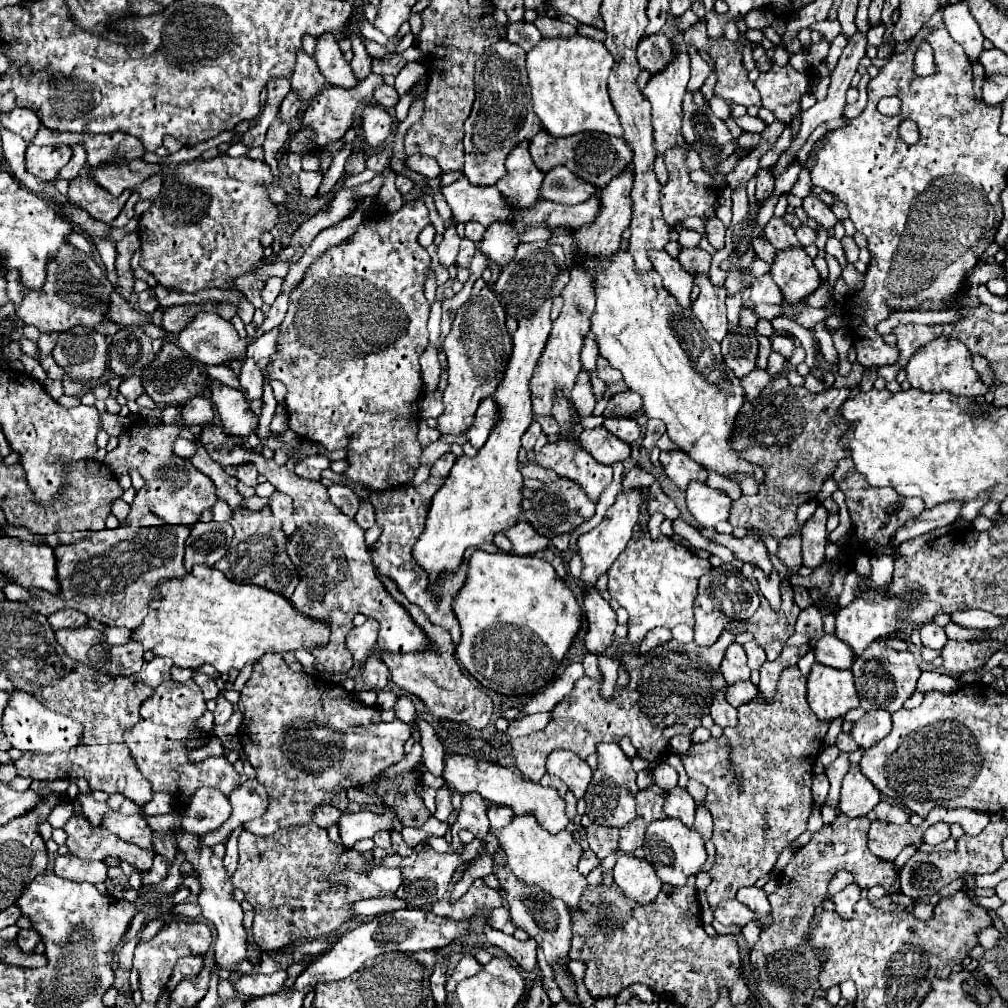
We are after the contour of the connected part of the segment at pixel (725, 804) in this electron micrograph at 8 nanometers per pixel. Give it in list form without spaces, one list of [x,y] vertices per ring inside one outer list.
[[[792,665],[780,673],[778,687],[770,703],[758,695],[756,701],[740,705],[736,727],[726,727],[724,735],[718,739],[710,737],[706,743],[692,743],[686,757],[682,757],[688,777],[700,781],[708,789],[702,807],[706,807],[714,819],[712,843],[716,845],[716,863],[710,869],[712,881],[706,887],[706,897],[712,909],[716,909],[720,901],[732,899],[740,887],[750,887],[760,877],[768,875],[780,851],[806,831],[806,821],[812,811],[812,765],[824,745],[822,739],[826,731],[828,723],[818,721],[808,707],[806,677],[796,665]]]

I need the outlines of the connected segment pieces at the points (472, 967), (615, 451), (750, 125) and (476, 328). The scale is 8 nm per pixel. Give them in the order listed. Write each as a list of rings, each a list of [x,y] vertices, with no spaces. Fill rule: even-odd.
[[[472,955],[462,957],[462,959],[458,961],[458,965],[450,971],[450,977],[448,977],[446,985],[444,985],[444,987],[446,987],[446,993],[452,995],[452,993],[456,991],[456,985],[458,985],[462,979],[476,975],[480,969],[482,969],[482,965],[480,965]]]
[[[604,427],[584,429],[584,433],[580,435],[580,445],[584,445],[584,449],[604,465],[612,465],[630,457],[630,445],[608,433]]]
[[[750,115],[738,117],[738,119],[734,119],[734,121],[736,121],[736,125],[738,125],[742,131],[748,131],[748,133],[762,133],[764,127],[766,127],[766,123],[764,123],[762,119],[750,117]]]
[[[478,279],[472,287],[470,301],[464,303],[452,323],[450,333],[444,339],[444,351],[448,359],[448,387],[444,391],[444,411],[436,419],[436,429],[442,435],[462,435],[474,421],[478,403],[496,391],[504,377],[504,365],[512,353],[512,335],[504,325],[506,313],[494,291],[488,289],[484,279]]]

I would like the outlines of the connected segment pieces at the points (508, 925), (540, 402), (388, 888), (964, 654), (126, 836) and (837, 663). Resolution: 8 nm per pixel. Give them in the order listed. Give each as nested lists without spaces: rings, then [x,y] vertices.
[[[504,905],[498,907],[498,909],[492,909],[492,913],[490,913],[490,925],[492,925],[494,929],[506,933],[506,935],[512,935],[514,929],[516,929],[516,927],[512,925],[510,913],[508,913],[508,909],[506,909]]]
[[[580,269],[570,271],[570,283],[564,287],[562,299],[564,299],[562,311],[558,319],[552,323],[552,333],[548,337],[544,353],[540,355],[540,365],[536,365],[536,373],[532,373],[532,381],[530,381],[530,393],[534,405],[532,409],[538,415],[550,415],[556,389],[564,389],[564,395],[570,397],[574,379],[582,369],[580,363],[582,337],[590,331],[590,313],[594,309],[594,287],[592,287],[590,273],[582,273]]]
[[[378,867],[370,873],[370,879],[380,885],[380,889],[384,893],[396,893],[396,889],[400,887],[402,883],[402,877],[400,877],[400,869],[392,869],[392,867]]]
[[[946,641],[940,655],[946,673],[964,673],[986,665],[986,661],[1000,649],[1000,641]]]
[[[112,811],[102,821],[102,827],[106,827],[108,831],[112,831],[114,835],[118,835],[120,839],[124,839],[128,843],[136,843],[144,849],[152,849],[152,829],[148,827],[144,815],[126,817],[118,811]]]
[[[824,635],[816,643],[814,655],[816,655],[816,663],[834,667],[834,669],[850,669],[852,661],[854,661],[852,649],[848,645],[844,645],[844,641],[836,639],[836,635]]]

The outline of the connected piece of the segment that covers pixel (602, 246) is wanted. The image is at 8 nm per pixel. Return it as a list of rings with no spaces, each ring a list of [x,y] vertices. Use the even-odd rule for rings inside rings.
[[[628,165],[628,171],[620,173],[616,179],[612,179],[604,189],[600,189],[600,213],[596,215],[596,221],[592,221],[592,225],[584,225],[584,229],[576,229],[574,237],[578,247],[578,253],[582,257],[604,257],[604,255],[612,255],[622,239],[622,231],[630,225],[632,219],[632,201],[630,201],[630,191],[632,191],[632,183],[634,183],[634,173],[632,173],[632,165]]]

